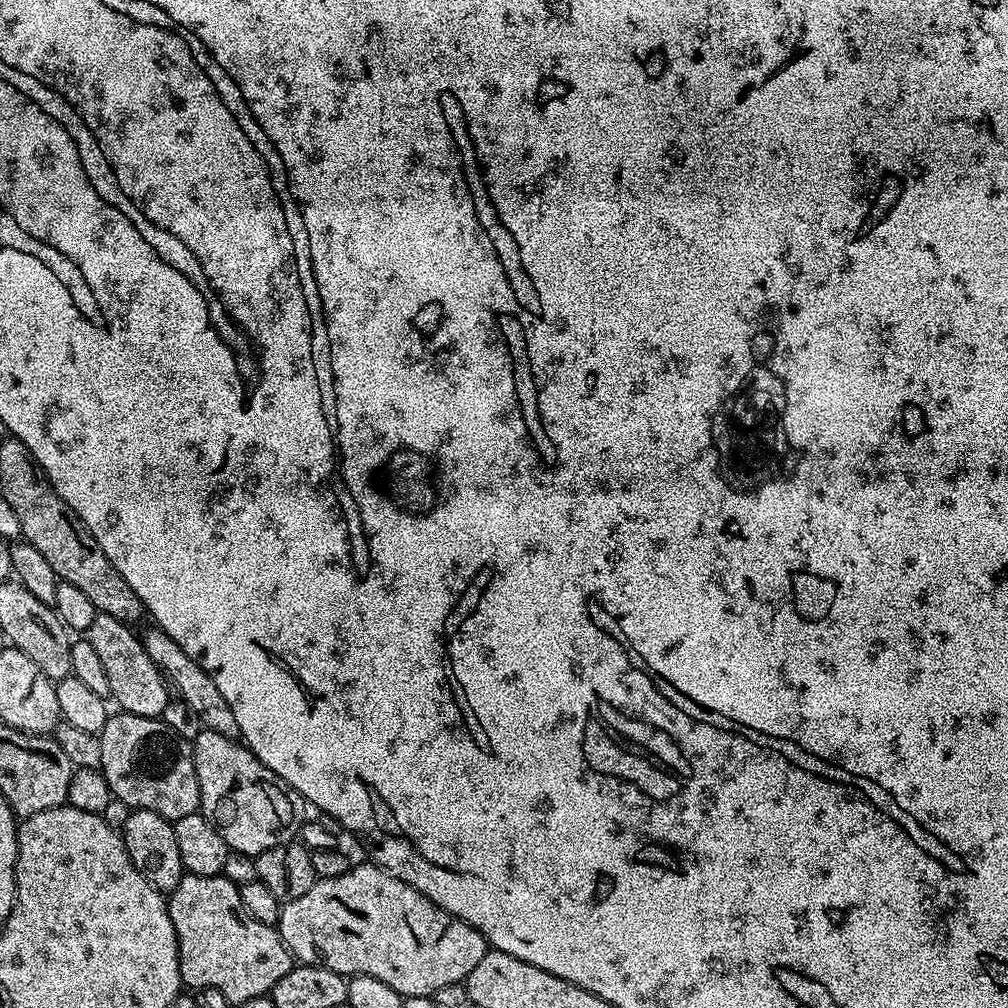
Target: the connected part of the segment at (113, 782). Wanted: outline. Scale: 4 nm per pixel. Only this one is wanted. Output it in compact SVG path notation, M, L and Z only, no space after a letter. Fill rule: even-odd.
M117 711L109 715L98 735L102 746L99 769L115 799L126 802L129 809L154 810L154 814L173 822L198 811L200 787L192 745L174 734L163 719Z

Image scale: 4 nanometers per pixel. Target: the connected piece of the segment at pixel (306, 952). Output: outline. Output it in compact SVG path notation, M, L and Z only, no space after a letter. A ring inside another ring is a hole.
M353 863L346 874L338 874L338 878L316 879L302 898L289 900L281 907L278 931L293 957L300 964L313 963L315 958L321 968L334 970L345 978L378 978L378 982L386 982L390 990L402 997L435 997L442 986L467 981L470 970L474 970L490 950L481 932L430 902L430 898L414 890L414 886L394 878L394 874L379 864L367 863Z

